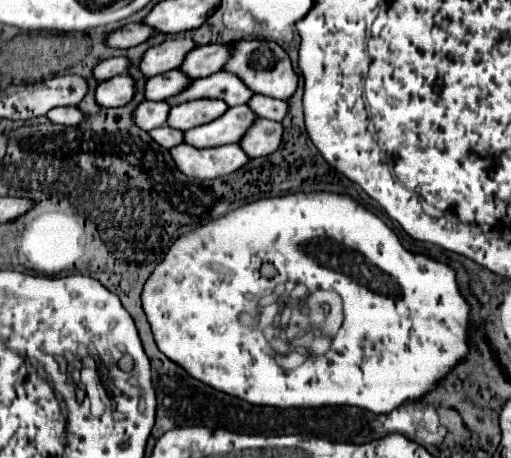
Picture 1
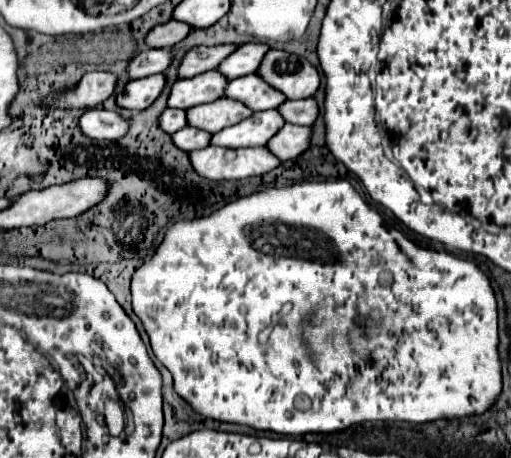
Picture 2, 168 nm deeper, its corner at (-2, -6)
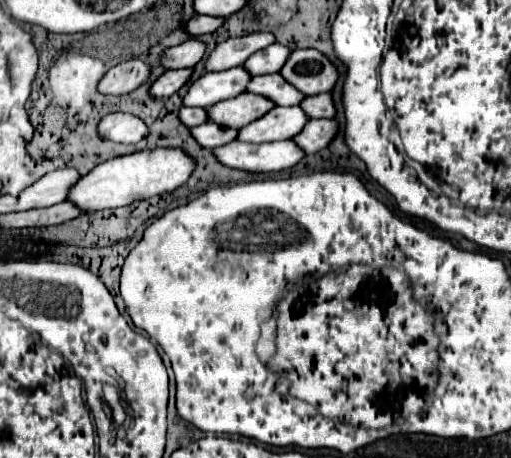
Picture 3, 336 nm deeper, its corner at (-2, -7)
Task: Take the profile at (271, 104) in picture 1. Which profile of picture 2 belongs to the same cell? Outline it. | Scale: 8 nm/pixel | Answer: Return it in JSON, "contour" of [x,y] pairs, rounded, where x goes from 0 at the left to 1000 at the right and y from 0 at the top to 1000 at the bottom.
{"contour":[[[613,214],[601,218],[558,218],[554,231],[542,236],[546,249],[554,249],[554,262],[562,271],[589,271],[609,275],[620,258],[620,227]]]}

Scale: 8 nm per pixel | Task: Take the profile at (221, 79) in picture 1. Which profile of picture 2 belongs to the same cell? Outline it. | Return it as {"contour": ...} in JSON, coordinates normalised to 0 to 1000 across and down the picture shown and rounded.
{"contour":[[[483,162],[460,175],[448,175],[436,210],[468,218],[491,240],[542,236],[550,223],[558,223],[558,210],[534,197],[526,183],[519,183],[503,162]]]}

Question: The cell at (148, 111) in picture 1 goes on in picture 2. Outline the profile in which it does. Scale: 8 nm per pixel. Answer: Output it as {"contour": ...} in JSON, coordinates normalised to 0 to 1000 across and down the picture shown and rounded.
{"contour":[[[323,236],[319,249],[311,249],[311,279],[327,293],[339,293],[346,284],[354,284],[366,271],[362,262],[362,240],[339,240],[339,236]]]}

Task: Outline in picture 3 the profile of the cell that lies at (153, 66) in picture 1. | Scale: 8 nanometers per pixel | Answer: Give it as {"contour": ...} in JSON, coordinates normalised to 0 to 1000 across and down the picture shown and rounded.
{"contour":[[[487,72],[476,81],[444,85],[421,103],[405,129],[405,155],[440,155],[476,142],[499,111],[511,111],[538,94],[534,72]]]}

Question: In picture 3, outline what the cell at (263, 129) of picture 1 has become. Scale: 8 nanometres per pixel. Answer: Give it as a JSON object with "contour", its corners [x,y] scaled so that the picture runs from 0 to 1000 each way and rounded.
{"contour":[[[609,260],[609,269],[597,273],[577,308],[597,334],[620,334],[656,303],[659,282],[663,273],[656,260]]]}

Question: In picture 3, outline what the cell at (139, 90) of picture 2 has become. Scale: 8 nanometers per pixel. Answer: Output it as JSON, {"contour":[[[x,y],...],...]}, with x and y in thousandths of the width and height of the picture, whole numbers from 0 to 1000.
{"contour":[[[331,151],[327,159],[319,159],[295,190],[295,207],[299,212],[335,212],[339,203],[346,203],[378,164],[378,151]]]}

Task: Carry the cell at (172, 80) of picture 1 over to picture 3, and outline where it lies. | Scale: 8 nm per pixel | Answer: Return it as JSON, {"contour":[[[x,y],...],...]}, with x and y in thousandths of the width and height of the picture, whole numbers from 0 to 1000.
{"contour":[[[460,146],[460,151],[444,151],[436,159],[401,159],[393,172],[386,172],[370,203],[362,207],[358,225],[366,234],[413,234],[429,221],[464,212],[472,203],[479,203],[483,181],[491,177],[491,164],[479,146]]]}

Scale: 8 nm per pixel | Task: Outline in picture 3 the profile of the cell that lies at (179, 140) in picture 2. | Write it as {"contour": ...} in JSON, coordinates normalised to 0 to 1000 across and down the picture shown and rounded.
{"contour":[[[405,264],[389,277],[378,277],[374,290],[393,312],[393,321],[421,325],[421,321],[432,321],[432,317],[460,308],[464,295],[468,295],[468,282],[444,282],[444,277],[429,277],[425,269]]]}

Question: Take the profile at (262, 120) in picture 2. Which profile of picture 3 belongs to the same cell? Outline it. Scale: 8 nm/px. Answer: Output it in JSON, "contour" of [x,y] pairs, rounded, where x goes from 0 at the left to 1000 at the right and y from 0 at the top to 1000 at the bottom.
{"contour":[[[585,229],[577,234],[538,234],[511,260],[487,269],[468,286],[468,308],[515,312],[515,308],[550,308],[569,303],[593,286],[605,255],[589,242]]]}

